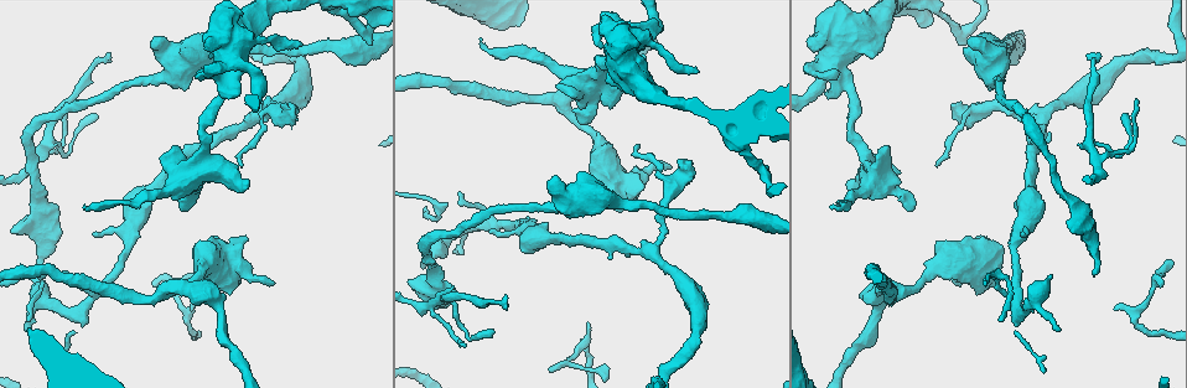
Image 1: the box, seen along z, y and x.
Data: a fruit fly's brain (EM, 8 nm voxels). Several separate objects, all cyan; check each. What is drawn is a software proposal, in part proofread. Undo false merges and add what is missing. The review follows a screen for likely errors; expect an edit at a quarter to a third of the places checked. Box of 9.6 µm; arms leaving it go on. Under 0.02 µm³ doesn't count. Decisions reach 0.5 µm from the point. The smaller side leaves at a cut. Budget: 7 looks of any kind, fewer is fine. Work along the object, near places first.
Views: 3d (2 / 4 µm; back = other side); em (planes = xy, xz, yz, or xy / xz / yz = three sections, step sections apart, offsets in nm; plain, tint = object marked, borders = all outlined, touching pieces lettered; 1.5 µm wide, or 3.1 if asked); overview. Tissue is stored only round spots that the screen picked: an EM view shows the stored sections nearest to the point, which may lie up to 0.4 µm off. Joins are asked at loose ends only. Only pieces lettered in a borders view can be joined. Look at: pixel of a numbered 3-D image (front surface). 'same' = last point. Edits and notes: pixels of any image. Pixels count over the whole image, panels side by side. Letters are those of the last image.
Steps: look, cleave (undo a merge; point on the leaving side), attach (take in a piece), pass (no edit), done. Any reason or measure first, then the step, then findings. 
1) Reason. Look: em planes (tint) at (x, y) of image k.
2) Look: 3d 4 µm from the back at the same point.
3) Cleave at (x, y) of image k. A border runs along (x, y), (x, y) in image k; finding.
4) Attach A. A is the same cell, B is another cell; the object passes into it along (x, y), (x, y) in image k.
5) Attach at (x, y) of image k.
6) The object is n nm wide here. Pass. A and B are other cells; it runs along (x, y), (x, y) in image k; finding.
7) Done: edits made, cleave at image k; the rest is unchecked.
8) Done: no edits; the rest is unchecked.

End of a long branch. Look: 3d 2 µm at (1087, 55) of image 1.

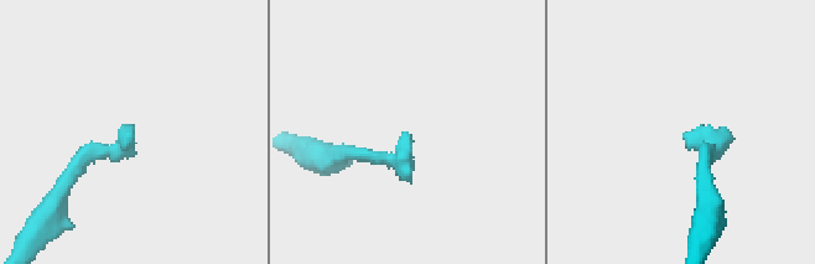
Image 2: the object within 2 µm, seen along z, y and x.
Now the EM. Look: em yz step 8 (plain) at (405, 134) of image 2.

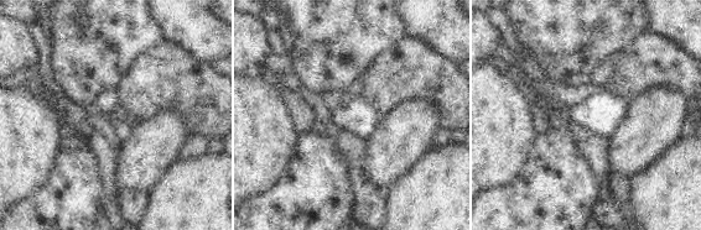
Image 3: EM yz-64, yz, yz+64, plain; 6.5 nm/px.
What lies round it. Look: em yz step 8 (borders) at the same point.

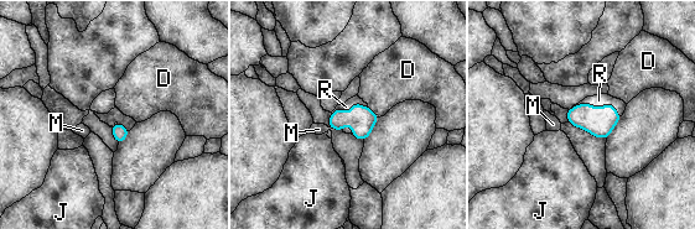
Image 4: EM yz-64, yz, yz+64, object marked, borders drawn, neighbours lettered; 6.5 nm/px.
The longest contact is with R, 340 nm. Attach R. R is the same cell, D, J and M are other cells; the object passes into it along (598, 121), (597, 108), (598, 100) in image 4; it goes on there.

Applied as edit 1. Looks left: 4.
Thick end. Look: em xy step 8 (tint) at (929, 23) of image 1.

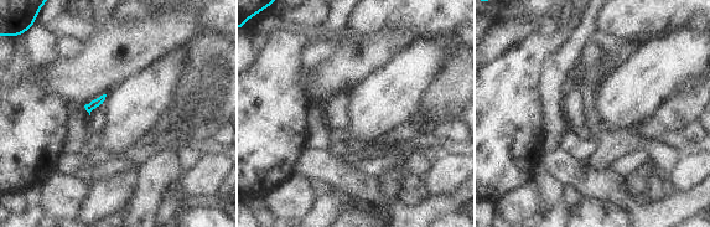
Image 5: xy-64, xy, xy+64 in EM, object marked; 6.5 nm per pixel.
Another direction. Look: em planes (borders) at the same point.

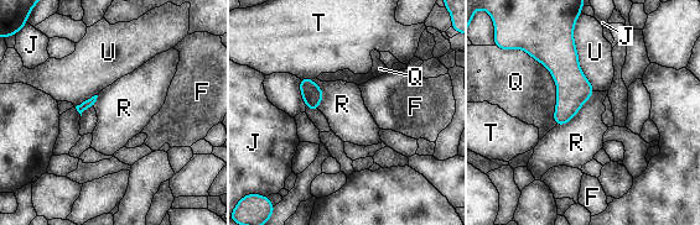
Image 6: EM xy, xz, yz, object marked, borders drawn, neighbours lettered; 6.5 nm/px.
Pass. F, J, Q, R, T and U are other cells; a border runs along (595, 92), (568, 121), (556, 125) in image 6; no lettered piece goes on from it.

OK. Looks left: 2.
Branch stops here. Look: 3d 4 µm at (82, 207) of image 1.

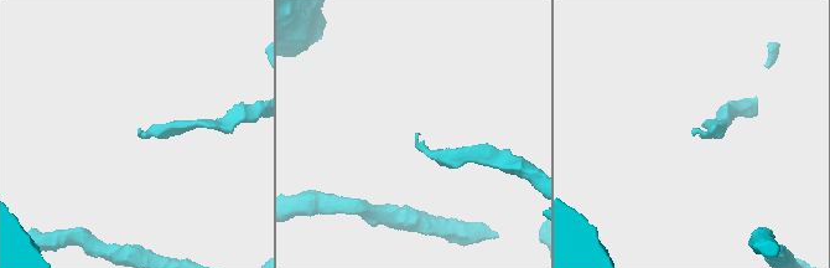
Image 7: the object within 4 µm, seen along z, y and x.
Now the EM. Look: em planes (borders) at (417, 133) of image 7.

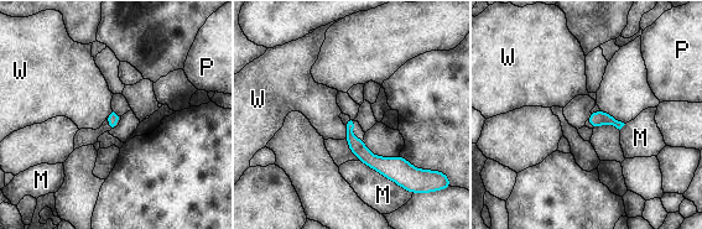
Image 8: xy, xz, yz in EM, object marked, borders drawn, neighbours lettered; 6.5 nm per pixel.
The longest contact is with M, 340 nm. Pass. M, P and W are other cells; none of them fits.

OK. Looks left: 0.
Done: edits made, attach at image 4; the rest is unchecked.

